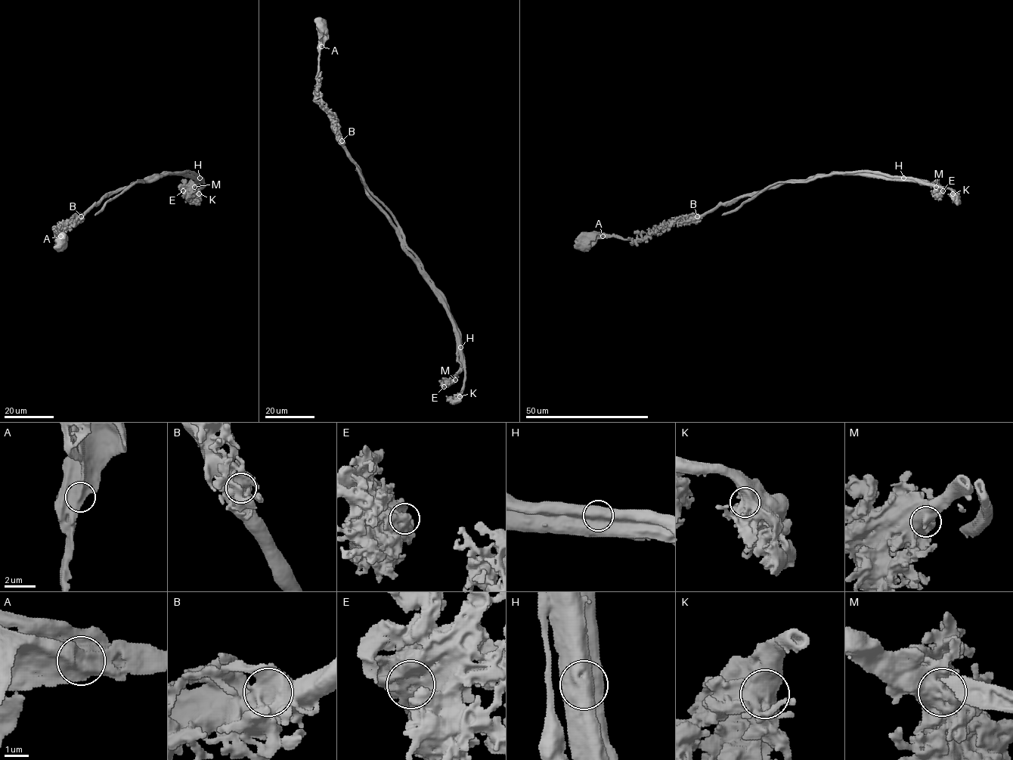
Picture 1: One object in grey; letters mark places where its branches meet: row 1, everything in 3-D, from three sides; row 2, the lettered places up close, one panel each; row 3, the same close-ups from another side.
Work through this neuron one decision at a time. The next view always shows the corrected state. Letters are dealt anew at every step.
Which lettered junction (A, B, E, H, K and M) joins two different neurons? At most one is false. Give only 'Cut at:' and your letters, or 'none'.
Cut at: H

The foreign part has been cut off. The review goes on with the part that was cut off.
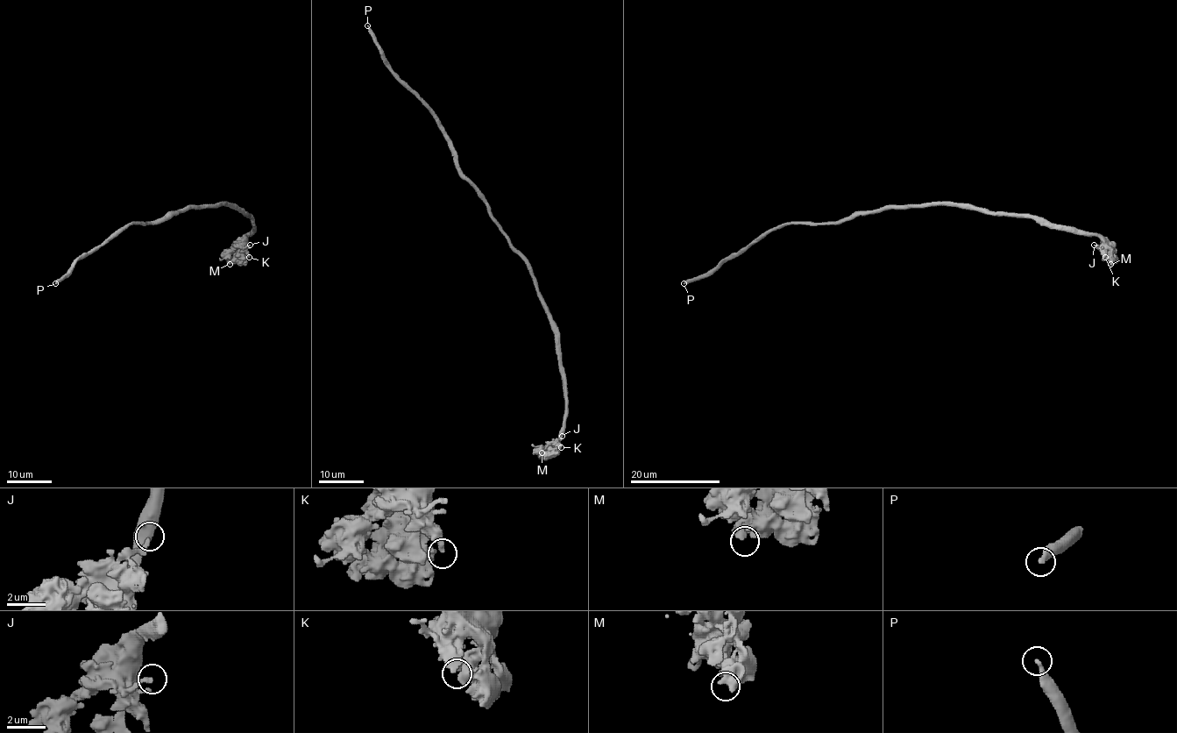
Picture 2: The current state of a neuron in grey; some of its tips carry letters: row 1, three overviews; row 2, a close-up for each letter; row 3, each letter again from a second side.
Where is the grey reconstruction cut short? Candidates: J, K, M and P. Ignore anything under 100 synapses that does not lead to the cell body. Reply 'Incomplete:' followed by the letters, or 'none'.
Incomplete: P

